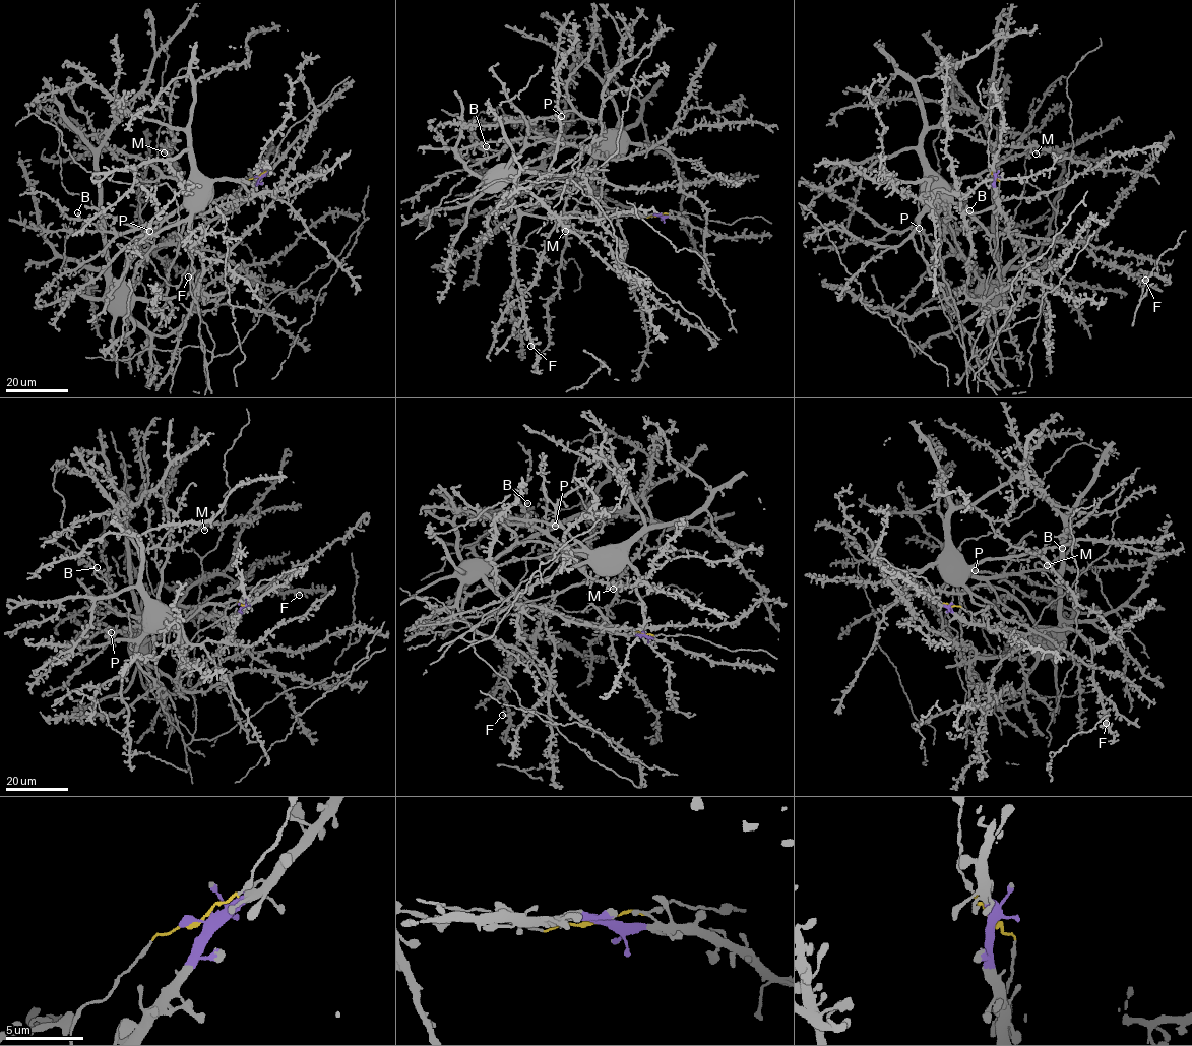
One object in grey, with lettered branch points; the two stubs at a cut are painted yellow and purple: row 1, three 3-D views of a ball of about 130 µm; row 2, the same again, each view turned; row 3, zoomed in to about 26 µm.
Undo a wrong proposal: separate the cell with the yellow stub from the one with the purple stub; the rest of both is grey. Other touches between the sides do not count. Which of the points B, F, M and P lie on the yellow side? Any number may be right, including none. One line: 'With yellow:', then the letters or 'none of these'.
With yellow: B, M, P

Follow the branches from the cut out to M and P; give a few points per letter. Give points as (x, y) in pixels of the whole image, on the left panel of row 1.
M: (257, 176), (233, 197), (211, 200), (202, 213), (190, 138), (172, 129), (177, 140), (165, 146), (164, 154)
P: (257, 176), (233, 197), (211, 200), (203, 213), (197, 204), (195, 212), (185, 220), (148, 234), (149, 230)

